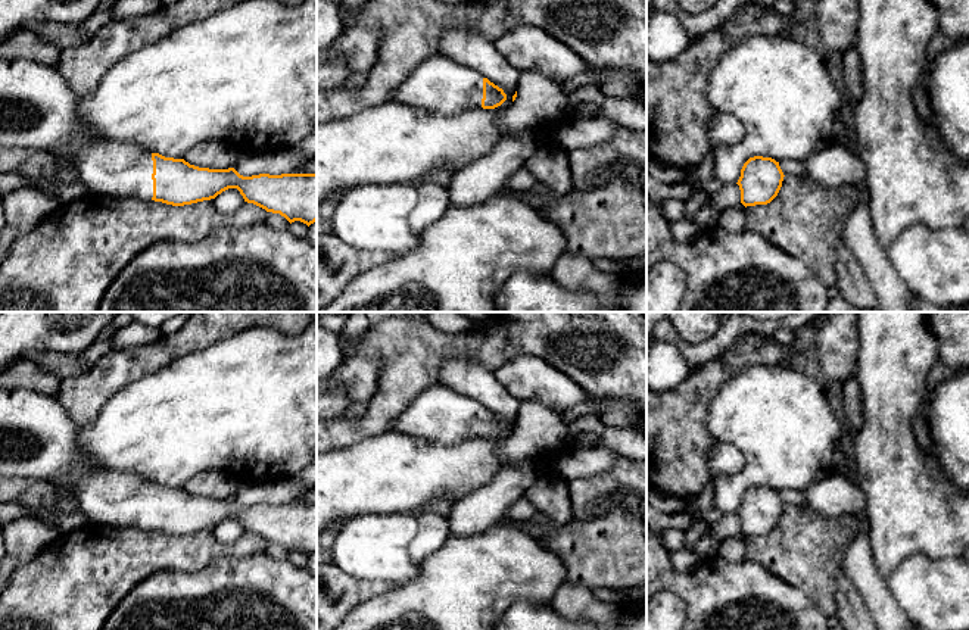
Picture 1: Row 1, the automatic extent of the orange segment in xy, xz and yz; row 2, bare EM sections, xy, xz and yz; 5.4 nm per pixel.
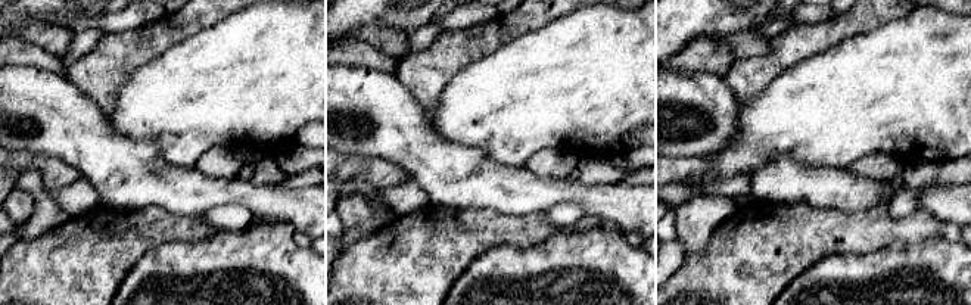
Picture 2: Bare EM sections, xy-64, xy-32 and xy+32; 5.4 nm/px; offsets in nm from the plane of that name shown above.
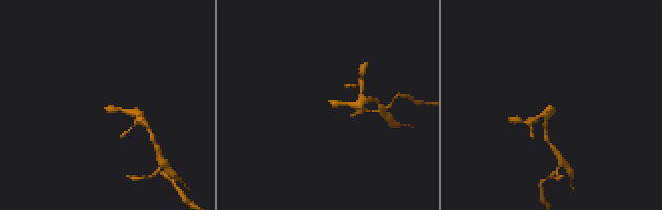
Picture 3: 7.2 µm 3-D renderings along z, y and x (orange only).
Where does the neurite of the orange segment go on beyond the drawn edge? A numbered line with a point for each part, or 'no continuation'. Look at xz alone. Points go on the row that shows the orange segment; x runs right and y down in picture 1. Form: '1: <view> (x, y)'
1: xz (441, 86)

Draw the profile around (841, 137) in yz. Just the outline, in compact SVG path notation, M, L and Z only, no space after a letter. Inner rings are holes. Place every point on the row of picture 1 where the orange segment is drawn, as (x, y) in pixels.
M842 110L836 112L835 121L836 121L835 143L845 146L845 147L851 147L848 137L847 137L847 125L845 125L844 118L842 118Z

